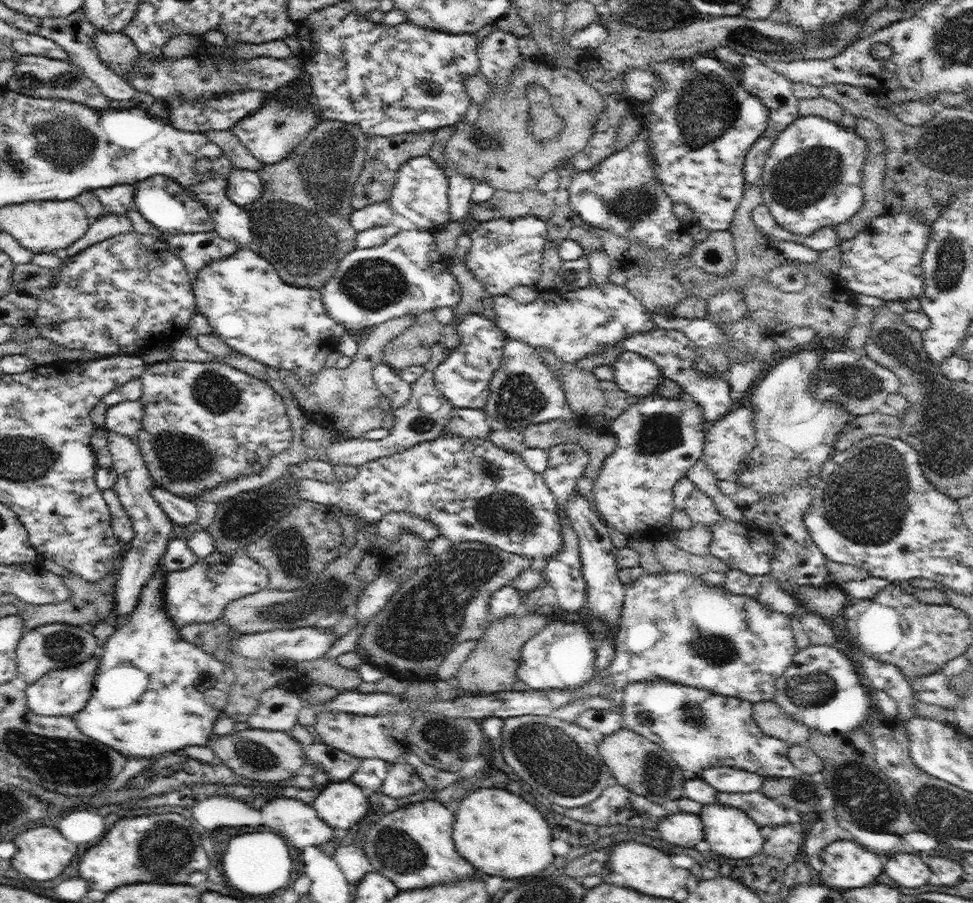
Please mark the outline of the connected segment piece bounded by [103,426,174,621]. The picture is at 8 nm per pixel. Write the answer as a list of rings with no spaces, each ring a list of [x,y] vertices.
[[[103,426],[103,429],[107,432],[108,448],[110,449],[113,466],[117,472],[117,482],[113,486],[116,491],[118,498],[120,499],[120,504],[122,504],[123,510],[128,514],[132,526],[134,527],[134,538],[130,540],[127,544],[126,550],[122,559],[118,562],[118,580],[115,582],[115,608],[114,611],[117,614],[117,618],[120,617],[122,621],[124,616],[134,612],[134,609],[139,604],[141,598],[141,592],[144,583],[151,577],[151,574],[160,566],[161,556],[166,552],[167,544],[171,538],[174,538],[172,533],[172,521],[166,514],[164,510],[158,505],[158,502],[154,500],[154,497],[150,493],[150,489],[154,482],[151,478],[150,471],[145,465],[144,457],[140,452],[140,448],[135,440],[128,438],[122,434],[116,434],[110,430],[107,430]]]

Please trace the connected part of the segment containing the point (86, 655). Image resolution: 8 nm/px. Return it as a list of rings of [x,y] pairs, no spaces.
[[[66,623],[37,626],[30,631],[25,631],[19,640],[16,649],[17,677],[20,677],[29,685],[52,670],[70,668],[81,662],[86,662],[95,655],[100,656],[101,653],[102,647],[99,646],[89,627]]]

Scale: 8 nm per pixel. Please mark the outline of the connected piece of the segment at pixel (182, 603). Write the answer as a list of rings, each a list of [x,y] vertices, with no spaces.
[[[239,548],[230,554],[214,553],[206,560],[197,560],[184,570],[166,573],[163,597],[171,621],[180,628],[192,623],[207,623],[222,619],[224,609],[233,600],[269,587],[269,572],[266,568],[256,562],[244,548]]]

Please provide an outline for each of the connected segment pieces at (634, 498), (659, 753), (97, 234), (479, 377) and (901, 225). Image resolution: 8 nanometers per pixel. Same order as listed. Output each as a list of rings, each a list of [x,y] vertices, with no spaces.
[[[683,392],[678,398],[666,398],[662,397],[662,413],[660,416],[656,414],[642,415],[638,409],[638,405],[628,407],[619,417],[613,419],[610,430],[616,439],[616,446],[613,451],[606,457],[599,475],[593,482],[593,497],[595,505],[598,507],[598,513],[602,515],[602,518],[606,519],[605,522],[609,522],[610,526],[613,526],[615,531],[625,534],[629,538],[634,538],[644,541],[660,540],[667,538],[671,534],[671,530],[675,529],[673,521],[671,520],[672,514],[675,512],[675,502],[673,499],[673,488],[677,485],[677,482],[687,476],[688,469],[698,460],[703,453],[704,446],[704,434],[702,424],[705,422],[702,408],[699,407],[699,403],[696,402],[689,394]]]
[[[622,726],[617,731],[614,734],[610,734],[610,736],[600,737],[598,741],[598,750],[602,760],[608,766],[612,777],[617,780],[617,783],[625,786],[634,794],[647,798],[654,804],[662,804],[666,800],[676,800],[682,797],[686,778],[678,763],[659,744],[646,740],[640,734],[636,734],[635,730]]]
[[[106,212],[100,218],[92,220],[84,237],[78,239],[78,241],[74,242],[70,247],[61,249],[57,254],[64,260],[80,254],[80,252],[83,252],[88,246],[96,245],[118,234],[130,234],[133,230],[132,223],[125,214]]]
[[[468,314],[461,318],[456,332],[459,343],[434,371],[434,384],[456,408],[484,409],[490,398],[490,382],[502,365],[503,348],[508,338],[493,318],[478,314]]]
[[[916,213],[896,216],[880,214],[852,240],[840,244],[840,271],[836,278],[856,294],[884,301],[904,301],[920,297],[924,288],[920,259],[928,247],[930,224]]]

